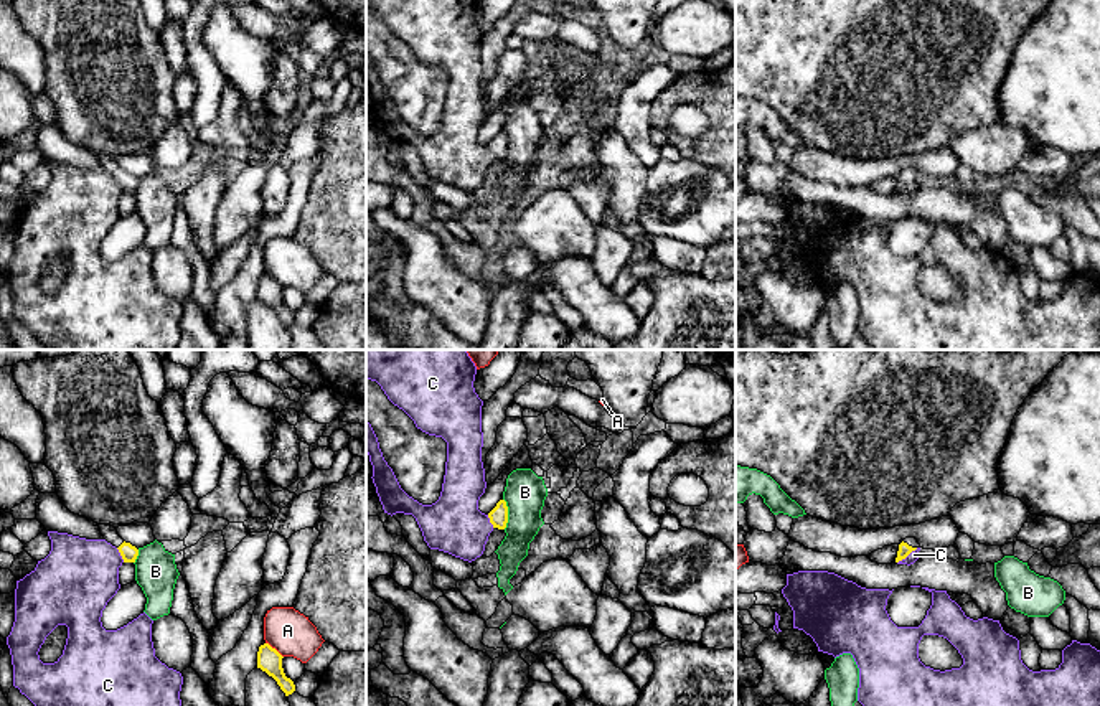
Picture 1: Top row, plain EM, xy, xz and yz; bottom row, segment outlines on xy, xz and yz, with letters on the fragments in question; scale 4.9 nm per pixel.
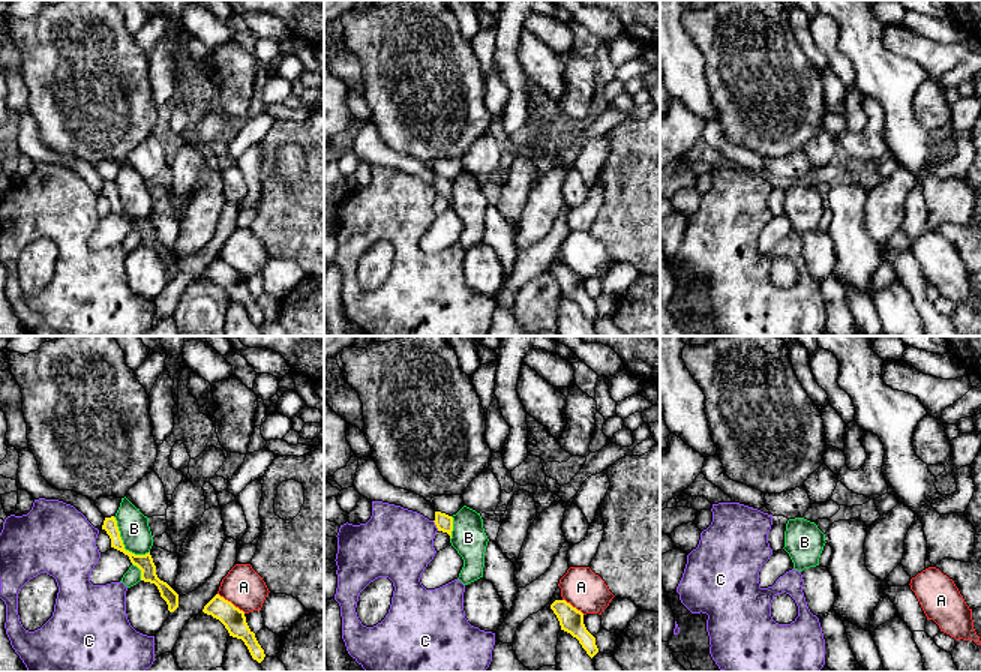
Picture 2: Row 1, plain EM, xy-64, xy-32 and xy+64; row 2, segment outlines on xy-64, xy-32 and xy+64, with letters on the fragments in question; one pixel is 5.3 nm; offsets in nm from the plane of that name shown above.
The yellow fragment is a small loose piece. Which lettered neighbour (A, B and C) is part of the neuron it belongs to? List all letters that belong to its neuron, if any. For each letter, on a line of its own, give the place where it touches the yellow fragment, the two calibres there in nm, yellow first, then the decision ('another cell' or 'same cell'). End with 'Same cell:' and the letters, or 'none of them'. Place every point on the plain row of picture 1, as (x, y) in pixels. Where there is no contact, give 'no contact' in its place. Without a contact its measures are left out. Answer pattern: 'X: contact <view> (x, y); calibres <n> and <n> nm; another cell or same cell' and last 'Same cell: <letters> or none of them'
A: contact xy (274, 279); calibres 120 and 220 nm; another cell
B: contact xz (507, 144); calibres 100 and 200 nm; another cell
C: contact yz (907, 185); calibres 60 and 50 nm; another cell
Same cell: none of them

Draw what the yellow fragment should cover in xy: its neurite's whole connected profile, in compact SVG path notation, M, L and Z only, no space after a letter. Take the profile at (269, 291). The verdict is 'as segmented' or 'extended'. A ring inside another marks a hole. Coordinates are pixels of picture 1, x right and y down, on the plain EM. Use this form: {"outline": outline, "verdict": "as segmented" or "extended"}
{"outline": "M264 274L257 282L257 299L272 307L285 327L289 327L295 322L295 315L290 308L285 307L282 289L284 287L275 279L272 279L269 274Z", "verdict": "as segmented"}

